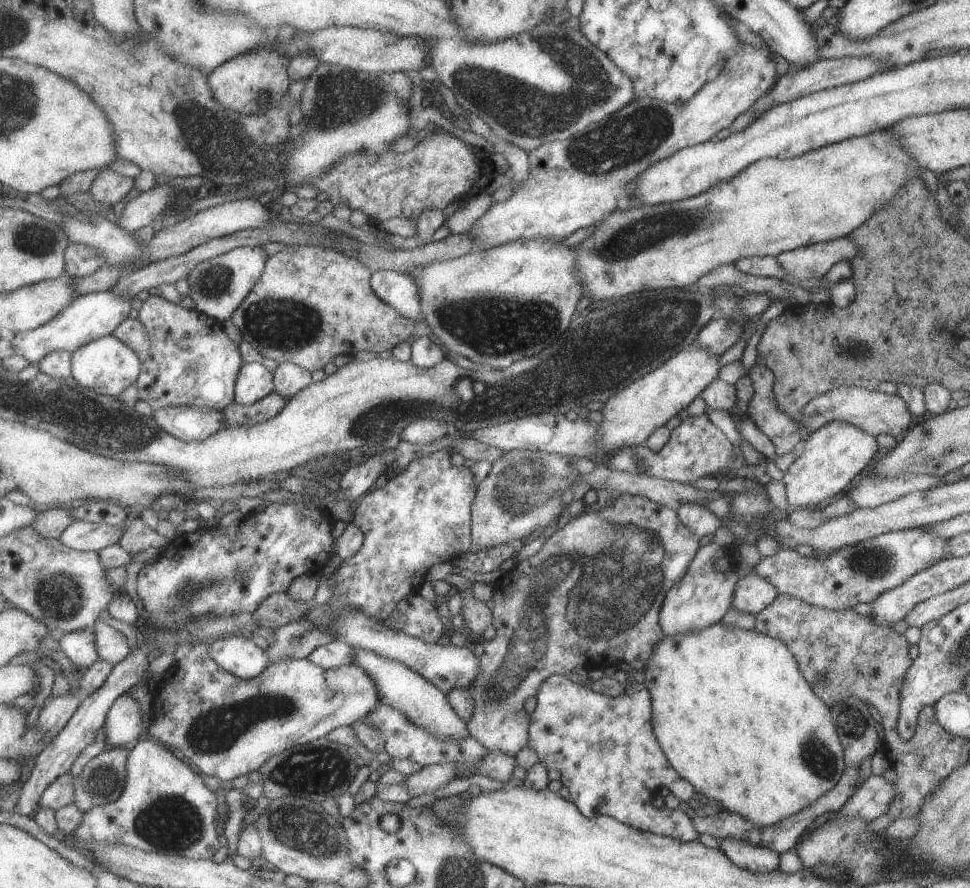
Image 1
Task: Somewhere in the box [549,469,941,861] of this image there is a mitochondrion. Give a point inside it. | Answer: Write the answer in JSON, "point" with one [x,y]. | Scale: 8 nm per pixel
{"point":[876,563]}

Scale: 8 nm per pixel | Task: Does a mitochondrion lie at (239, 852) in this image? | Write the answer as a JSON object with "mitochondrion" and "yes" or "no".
{"mitochondrion":"no"}

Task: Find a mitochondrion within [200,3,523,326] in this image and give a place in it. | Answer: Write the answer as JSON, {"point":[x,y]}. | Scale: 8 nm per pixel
{"point":[350,95]}

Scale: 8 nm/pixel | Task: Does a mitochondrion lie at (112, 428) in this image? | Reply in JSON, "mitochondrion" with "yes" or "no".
{"mitochondrion":"yes"}

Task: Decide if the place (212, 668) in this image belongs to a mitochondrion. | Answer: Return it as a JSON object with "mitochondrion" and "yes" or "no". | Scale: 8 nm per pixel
{"mitochondrion":"no"}

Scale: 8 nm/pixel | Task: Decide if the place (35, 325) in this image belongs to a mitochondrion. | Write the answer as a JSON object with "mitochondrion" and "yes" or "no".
{"mitochondrion":"no"}

